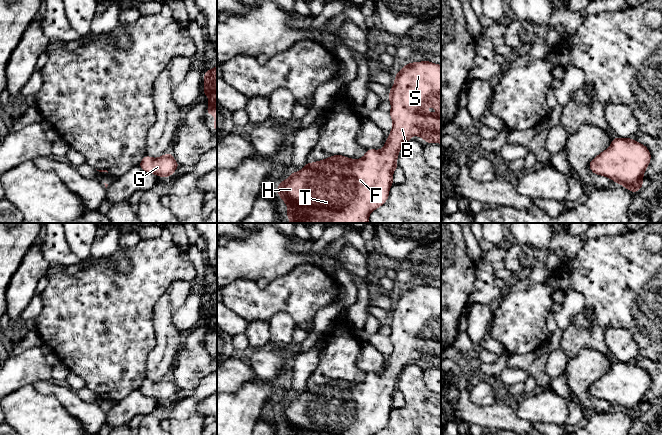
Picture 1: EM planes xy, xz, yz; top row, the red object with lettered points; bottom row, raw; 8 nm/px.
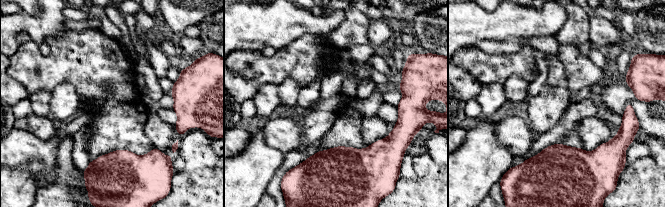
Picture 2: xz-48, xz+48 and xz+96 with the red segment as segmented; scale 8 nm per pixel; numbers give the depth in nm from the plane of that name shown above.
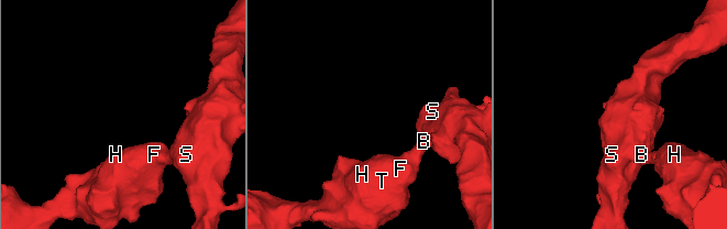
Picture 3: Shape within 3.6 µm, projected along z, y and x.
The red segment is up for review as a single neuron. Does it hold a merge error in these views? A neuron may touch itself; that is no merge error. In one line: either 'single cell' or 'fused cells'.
single cell

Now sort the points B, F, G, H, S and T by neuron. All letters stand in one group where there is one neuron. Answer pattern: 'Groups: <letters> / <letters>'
Groups: B F G H S T

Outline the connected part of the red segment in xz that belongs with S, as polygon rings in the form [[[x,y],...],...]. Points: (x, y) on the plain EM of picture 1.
[[[429,285],[407,287],[400,296],[396,296],[395,305],[393,311],[390,313],[388,323],[391,327],[390,340],[393,346],[393,352],[390,355],[387,365],[381,374],[368,373],[365,379],[361,383],[351,383],[343,379],[333,379],[327,383],[316,385],[313,387],[306,387],[306,389],[299,396],[291,396],[288,403],[281,405],[278,408],[278,420],[288,430],[287,435],[374,435],[382,430],[389,421],[389,414],[393,408],[393,396],[397,393],[398,377],[402,369],[411,364],[411,360],[422,361],[424,365],[428,367],[440,367],[441,368],[441,289],[431,287]]]

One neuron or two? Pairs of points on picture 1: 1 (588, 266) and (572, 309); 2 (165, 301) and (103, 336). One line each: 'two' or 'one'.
1: two
2: two

